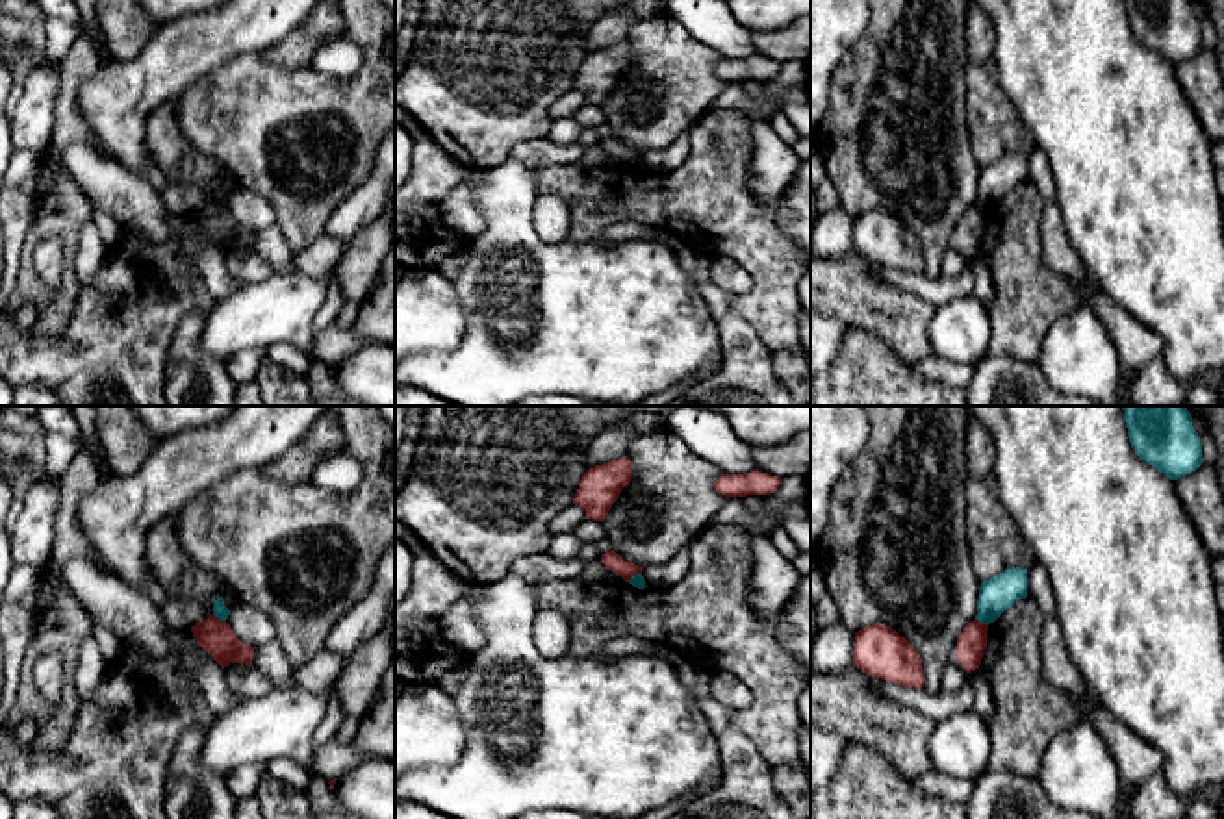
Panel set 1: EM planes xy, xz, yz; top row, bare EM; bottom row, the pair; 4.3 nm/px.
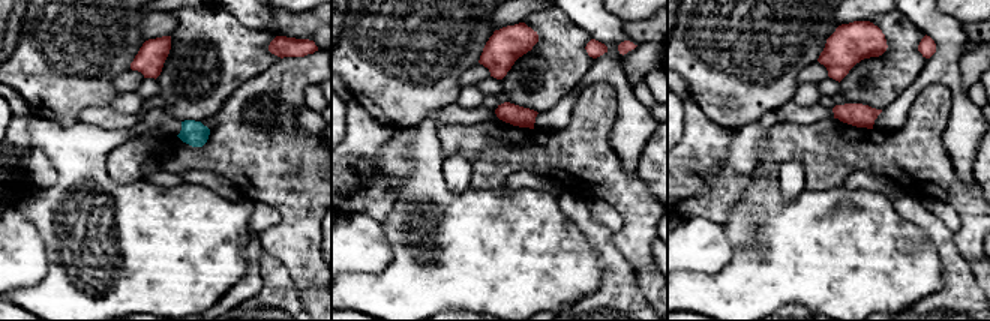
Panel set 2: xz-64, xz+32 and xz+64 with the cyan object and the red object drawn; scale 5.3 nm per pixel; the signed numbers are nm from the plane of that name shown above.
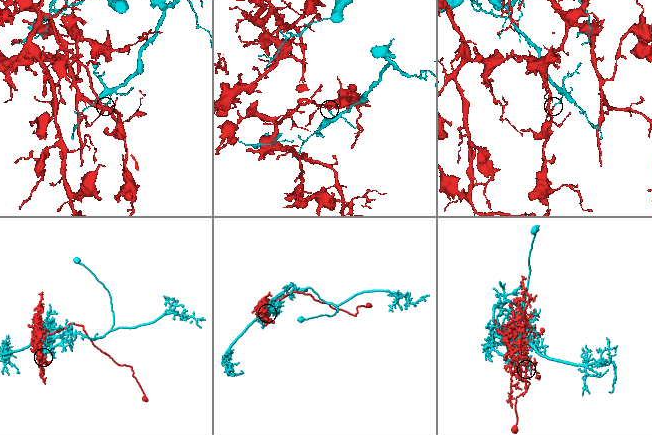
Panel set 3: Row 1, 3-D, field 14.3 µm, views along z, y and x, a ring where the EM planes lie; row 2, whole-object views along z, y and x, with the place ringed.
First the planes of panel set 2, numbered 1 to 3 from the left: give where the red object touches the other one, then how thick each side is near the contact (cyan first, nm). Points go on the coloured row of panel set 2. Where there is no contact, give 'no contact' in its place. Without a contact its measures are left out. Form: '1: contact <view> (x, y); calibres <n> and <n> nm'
1: no contact
2: no contact
3: no contact

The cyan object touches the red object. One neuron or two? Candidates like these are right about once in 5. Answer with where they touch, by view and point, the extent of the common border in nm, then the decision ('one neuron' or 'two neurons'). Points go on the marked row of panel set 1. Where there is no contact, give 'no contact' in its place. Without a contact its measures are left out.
meets cyan in xy at (219, 619); contact 70 nm long; two neurons

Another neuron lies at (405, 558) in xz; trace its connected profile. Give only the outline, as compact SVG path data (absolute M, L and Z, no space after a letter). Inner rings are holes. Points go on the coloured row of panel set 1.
M395 537L395 606L404 600L412 587L412 565L415 554Z

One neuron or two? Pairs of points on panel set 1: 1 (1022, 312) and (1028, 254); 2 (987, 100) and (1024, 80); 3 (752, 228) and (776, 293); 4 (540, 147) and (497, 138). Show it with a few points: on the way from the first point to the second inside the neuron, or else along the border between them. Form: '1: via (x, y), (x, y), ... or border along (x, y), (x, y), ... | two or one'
1: via (1022, 297), (1022, 269) | one
2: border along (993, 58), (998, 69), (998, 84), (1026, 128) | two
3: via (761, 245), (776, 262), (776, 277) | one
4: border along (546, 136), (522, 141), (509, 156) | two

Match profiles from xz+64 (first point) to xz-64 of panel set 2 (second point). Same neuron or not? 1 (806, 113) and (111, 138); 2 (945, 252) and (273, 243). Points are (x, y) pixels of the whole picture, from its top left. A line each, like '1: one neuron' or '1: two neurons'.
1: two neurons
2: two neurons

